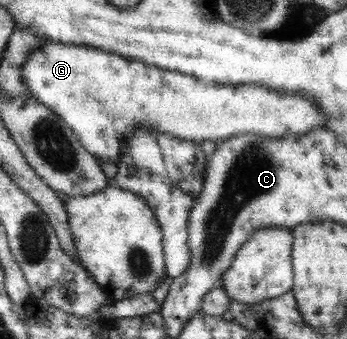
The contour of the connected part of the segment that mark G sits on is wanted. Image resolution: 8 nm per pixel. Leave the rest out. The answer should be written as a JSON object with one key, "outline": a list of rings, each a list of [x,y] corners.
{"outline":[[[45,40],[43,46],[29,52],[22,64],[23,81],[31,94],[54,111],[73,130],[79,143],[98,161],[118,162],[123,140],[137,126],[151,126],[175,137],[203,143],[205,139],[222,142],[239,134],[265,134],[282,138],[306,134],[310,129],[325,128],[325,119],[319,107],[303,95],[289,95],[261,85],[218,85],[195,79],[175,71],[163,71],[147,66],[134,58],[125,58],[111,52],[77,45]]]}

